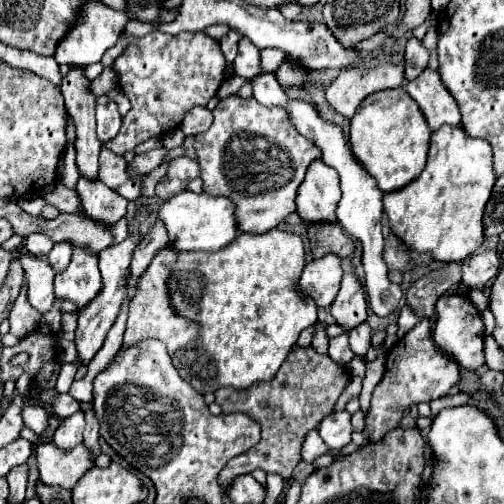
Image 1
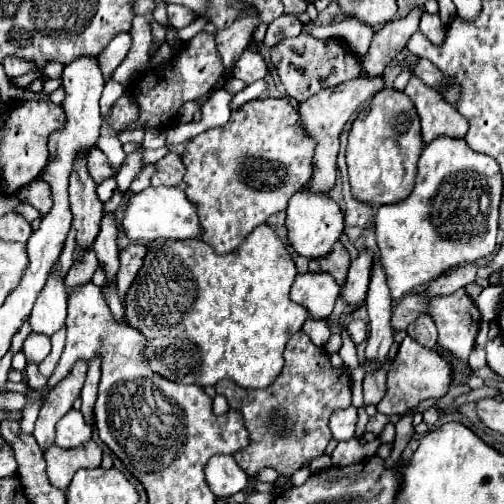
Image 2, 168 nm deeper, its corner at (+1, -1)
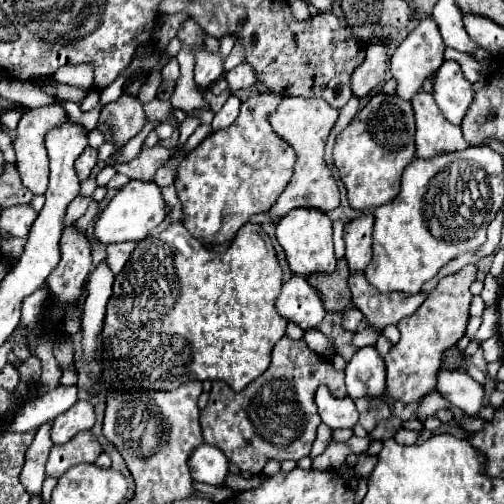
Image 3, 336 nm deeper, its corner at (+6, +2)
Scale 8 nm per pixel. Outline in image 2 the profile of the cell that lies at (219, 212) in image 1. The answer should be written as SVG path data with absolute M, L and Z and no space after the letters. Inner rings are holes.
M149 186L139 194L129 196L129 204L125 208L125 216L121 220L123 234L131 242L153 242L157 238L173 238L173 240L187 240L187 238L199 238L201 226L195 206L187 200L187 196L173 186Z

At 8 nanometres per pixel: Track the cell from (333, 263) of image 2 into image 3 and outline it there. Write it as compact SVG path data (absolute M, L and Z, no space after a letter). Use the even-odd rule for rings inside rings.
M340 259L334 273L310 273L306 279L314 289L318 289L318 293L322 293L322 299L326 301L326 311L338 313L352 299L348 287L348 275L350 271L346 259Z

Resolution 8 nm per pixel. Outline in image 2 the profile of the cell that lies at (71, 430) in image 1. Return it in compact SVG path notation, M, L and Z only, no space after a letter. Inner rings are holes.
M69 410L59 422L57 422L57 438L55 444L61 448L75 448L87 440L91 440L93 426L83 420L83 414L79 410Z

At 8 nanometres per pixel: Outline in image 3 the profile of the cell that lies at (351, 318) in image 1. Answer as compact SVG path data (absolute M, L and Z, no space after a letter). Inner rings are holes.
M362 213L358 219L346 223L346 261L350 273L362 273L372 259L372 213Z

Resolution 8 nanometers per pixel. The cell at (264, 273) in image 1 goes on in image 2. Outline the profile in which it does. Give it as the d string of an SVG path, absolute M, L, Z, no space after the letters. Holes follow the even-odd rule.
M261 224L259 228L255 228L255 232L251 232L251 236L237 250L233 250L229 254L217 254L203 240L155 240L155 242L149 242L147 254L143 258L143 266L135 276L135 284L131 284L131 288L129 288L127 296L125 296L125 302L123 302L125 304L125 316L123 316L123 320L125 320L125 324L137 328L145 336L149 368L155 374L159 374L159 376L163 376L163 378L167 378L171 382L213 386L219 380L229 378L229 380L237 382L243 388L267 388L283 368L283 350L285 350L287 340L295 332L299 332L303 322L309 318L307 310L303 306L291 302L291 298L289 298L289 288L291 288L295 276L297 276L297 270L295 270L295 264L293 264L293 260L291 260L291 256L287 252L285 242L267 224Z

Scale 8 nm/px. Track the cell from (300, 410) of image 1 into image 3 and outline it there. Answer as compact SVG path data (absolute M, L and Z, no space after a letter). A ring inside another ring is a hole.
M284 335L272 349L270 367L258 379L254 379L246 389L236 393L224 381L212 383L208 407L202 409L202 413L200 413L200 425L202 425L204 441L208 445L218 447L228 457L228 461L234 463L240 471L250 471L254 475L262 473L262 467L266 465L268 459L276 459L276 461L294 459L294 461L298 461L300 457L306 457L310 453L310 447L316 439L320 415L316 411L314 395L316 395L316 389L320 385L326 385L334 397L346 397L344 371L336 371L332 361L328 357L314 353L304 343L304 339L294 341L294 339Z

